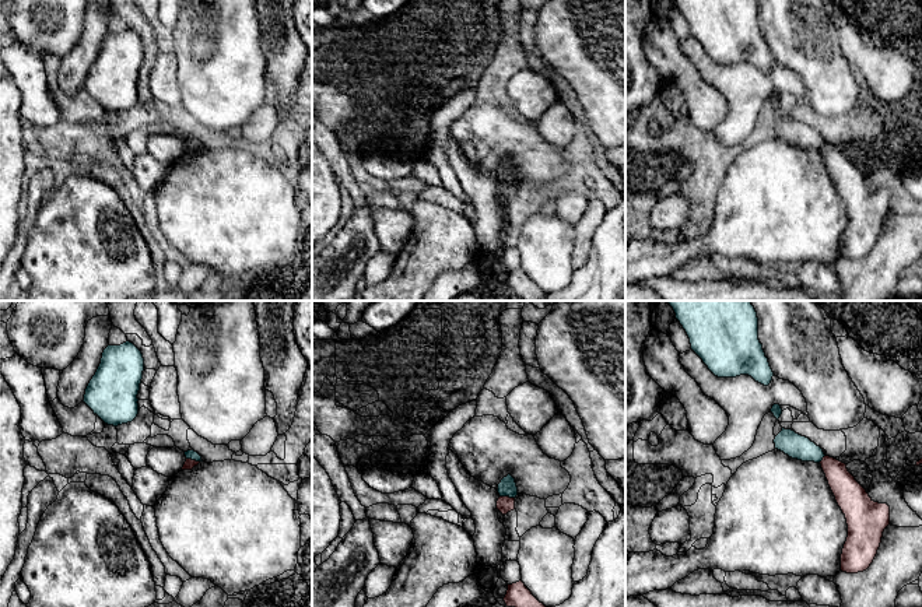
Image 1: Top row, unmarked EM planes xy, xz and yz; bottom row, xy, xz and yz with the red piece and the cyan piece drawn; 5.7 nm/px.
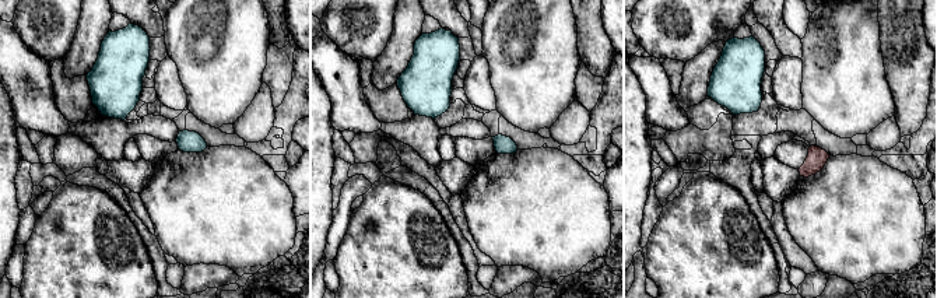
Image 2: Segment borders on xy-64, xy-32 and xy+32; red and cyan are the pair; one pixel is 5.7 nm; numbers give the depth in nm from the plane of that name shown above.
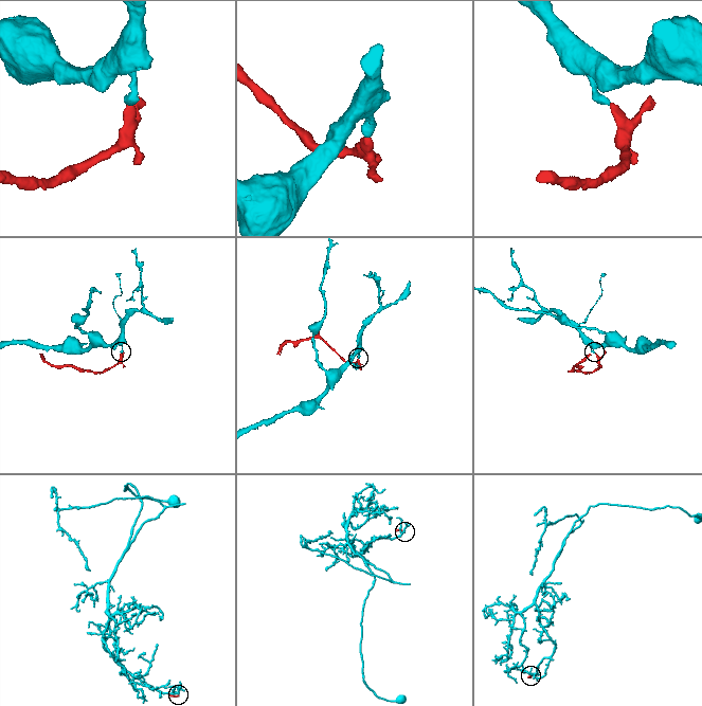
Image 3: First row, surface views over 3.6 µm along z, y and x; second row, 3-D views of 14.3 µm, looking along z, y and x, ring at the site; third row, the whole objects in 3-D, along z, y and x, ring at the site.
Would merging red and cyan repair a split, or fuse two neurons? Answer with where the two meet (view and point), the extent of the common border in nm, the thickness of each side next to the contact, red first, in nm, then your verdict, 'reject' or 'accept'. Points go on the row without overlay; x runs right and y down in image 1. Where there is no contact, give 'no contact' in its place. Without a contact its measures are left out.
meets red in xz at (507, 183); contact 90 nm long; 90 nm thick on the red side, 100 nm on the other; reject

